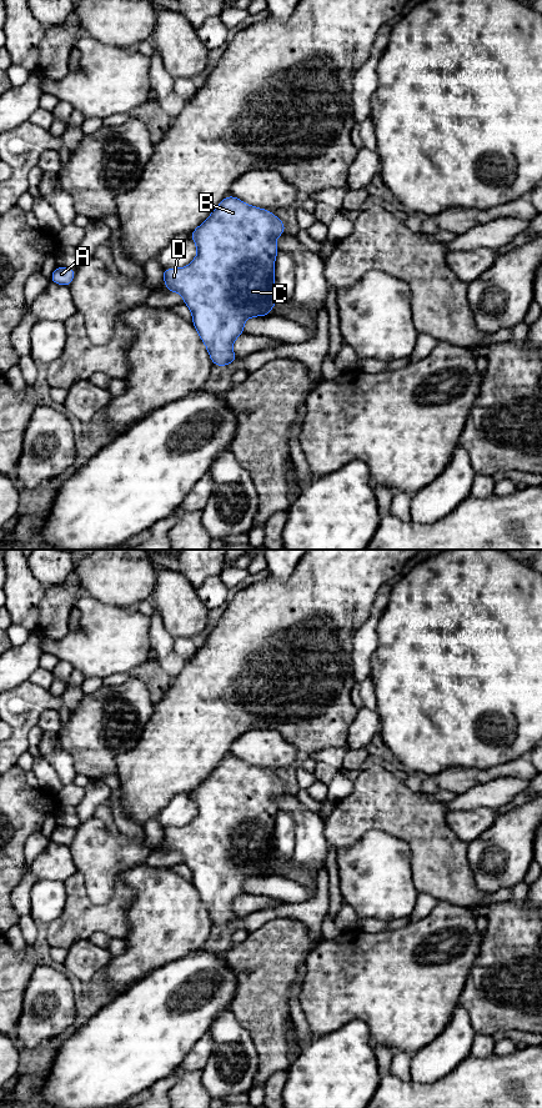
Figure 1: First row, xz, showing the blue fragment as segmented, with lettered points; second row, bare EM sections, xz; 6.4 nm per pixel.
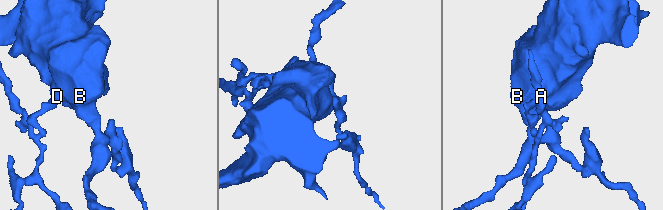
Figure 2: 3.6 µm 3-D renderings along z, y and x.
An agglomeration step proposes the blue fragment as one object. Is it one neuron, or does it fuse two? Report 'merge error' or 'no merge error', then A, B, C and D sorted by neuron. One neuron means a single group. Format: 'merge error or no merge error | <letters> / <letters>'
no merge error | A B C D

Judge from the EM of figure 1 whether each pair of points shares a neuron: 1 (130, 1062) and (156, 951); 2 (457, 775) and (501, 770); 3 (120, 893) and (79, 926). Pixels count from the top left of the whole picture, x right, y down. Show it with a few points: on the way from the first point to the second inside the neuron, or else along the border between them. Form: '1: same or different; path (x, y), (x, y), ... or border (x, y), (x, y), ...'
1: different; border (177, 958), (154, 968), (128, 987)
2: same; path (468, 775), (490, 773)
3: same; path (114, 905), (100, 918), (90, 918)

